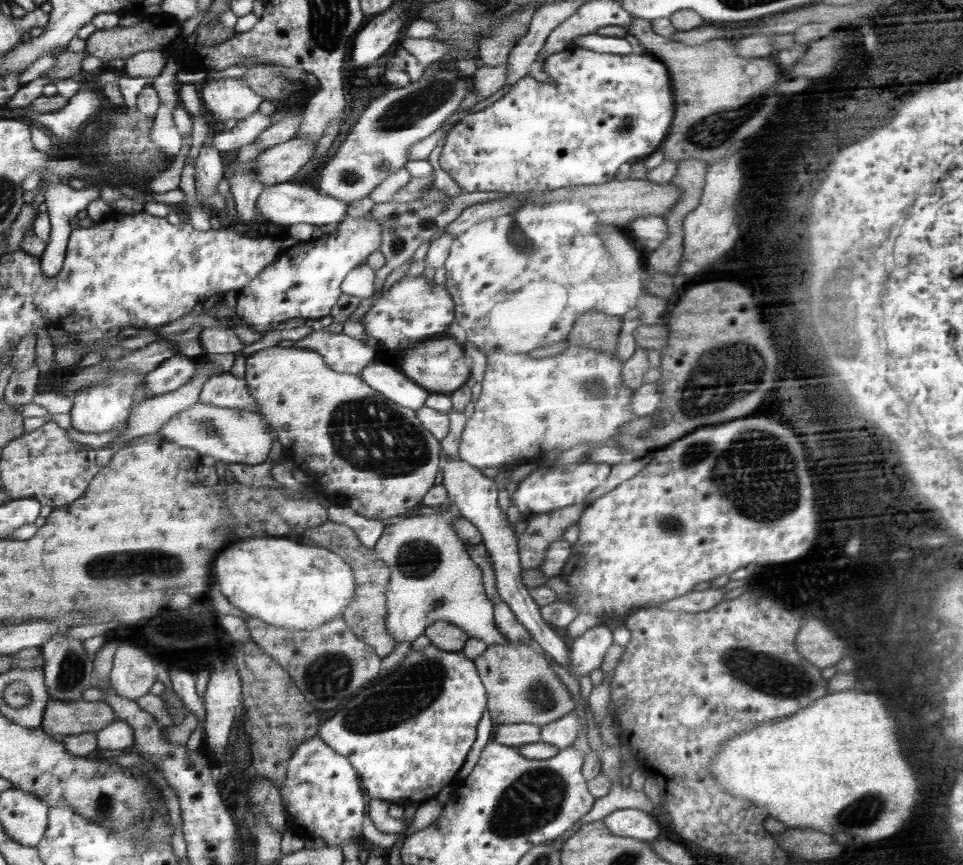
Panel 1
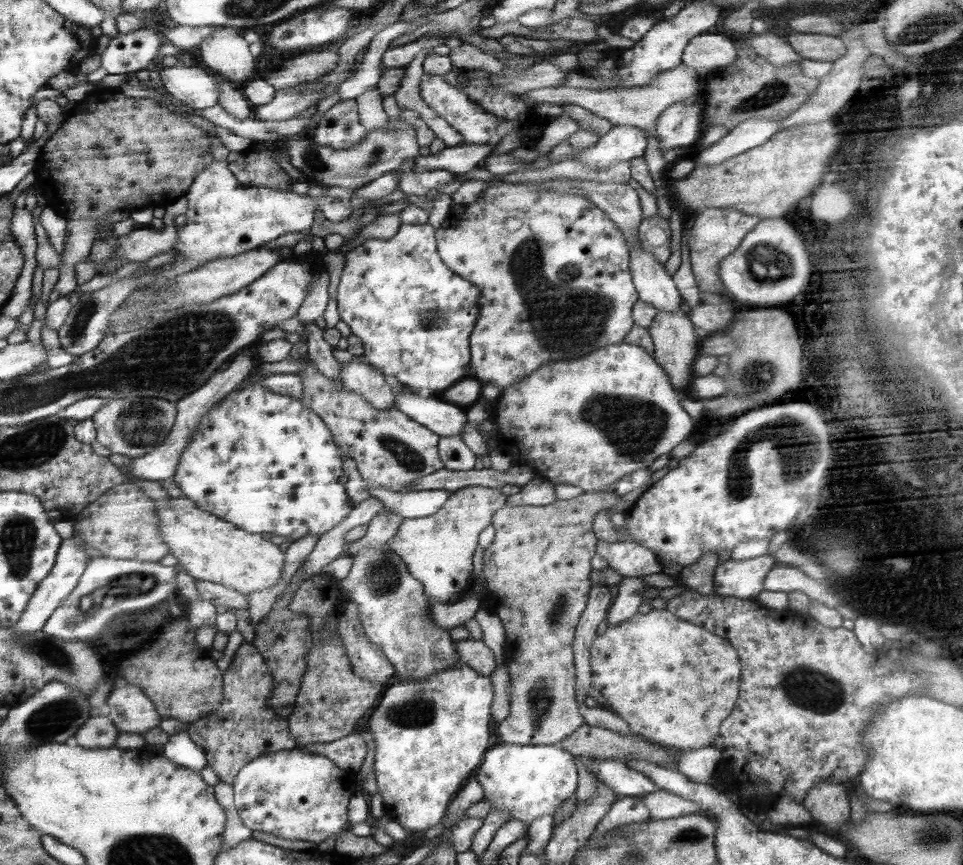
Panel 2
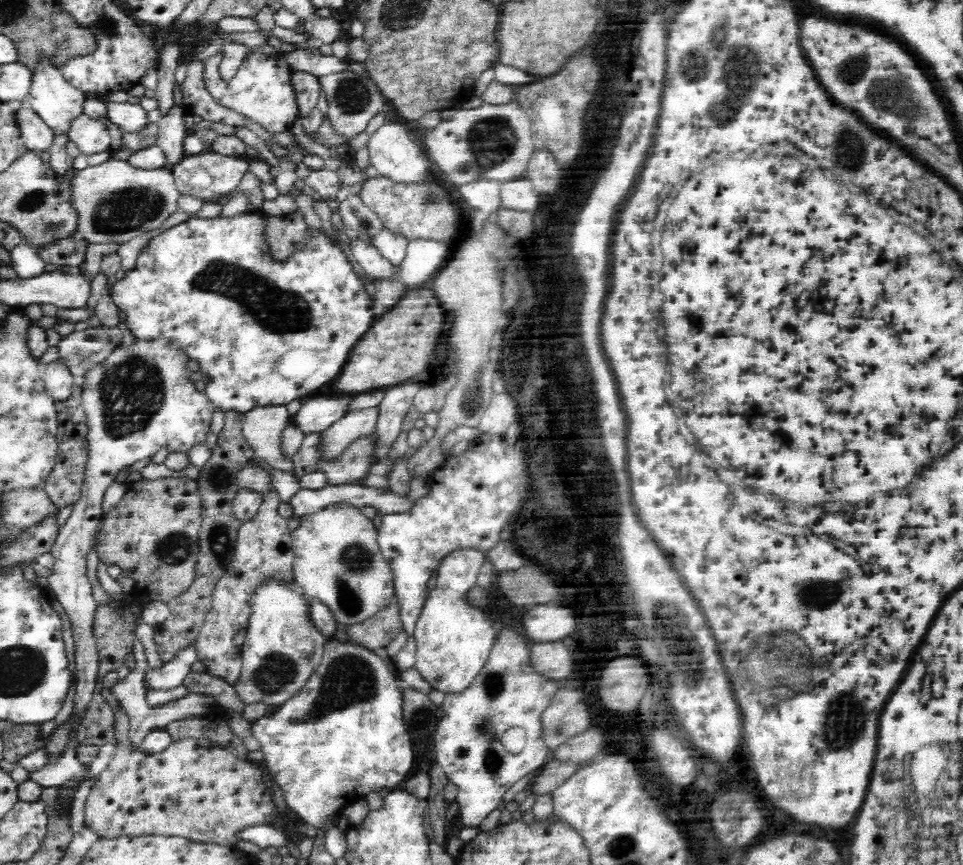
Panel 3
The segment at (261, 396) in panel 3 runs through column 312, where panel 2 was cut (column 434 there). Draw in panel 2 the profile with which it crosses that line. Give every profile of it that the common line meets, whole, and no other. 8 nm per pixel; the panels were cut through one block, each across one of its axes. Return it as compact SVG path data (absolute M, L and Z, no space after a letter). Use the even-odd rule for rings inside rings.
M428 223L425 224L401 224L397 229L397 232L387 240L379 240L378 238L370 238L365 240L359 246L346 251L343 258L343 271L341 271L341 277L339 277L339 285L337 285L337 312L339 320L345 323L350 331L351 335L359 338L363 348L363 355L368 364L372 365L375 369L380 370L383 374L389 376L395 376L397 382L404 384L411 390L418 391L420 393L430 393L432 395L439 396L447 387L453 386L459 379L465 377L465 366L469 360L469 336L472 334L473 326L479 319L479 308L481 308L481 290L477 289L477 286L472 282L467 282L463 278L453 273L451 269L448 269L444 265L444 261L440 260L439 252L436 248L436 230Z

